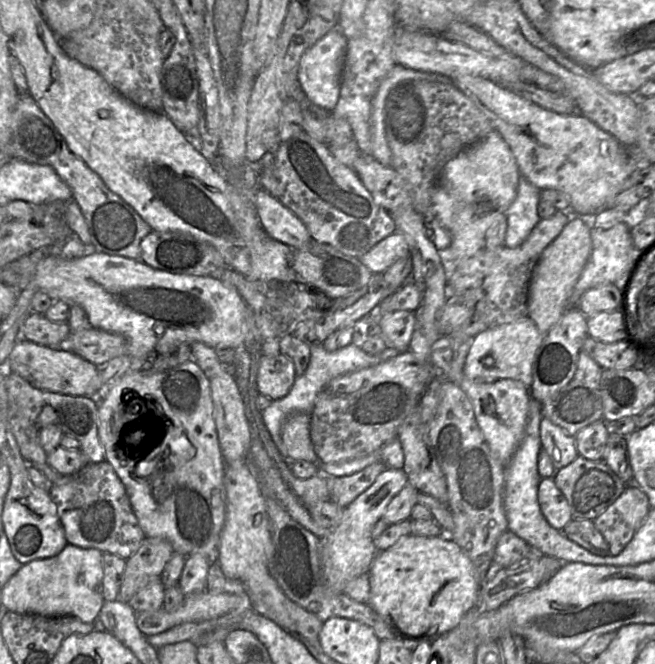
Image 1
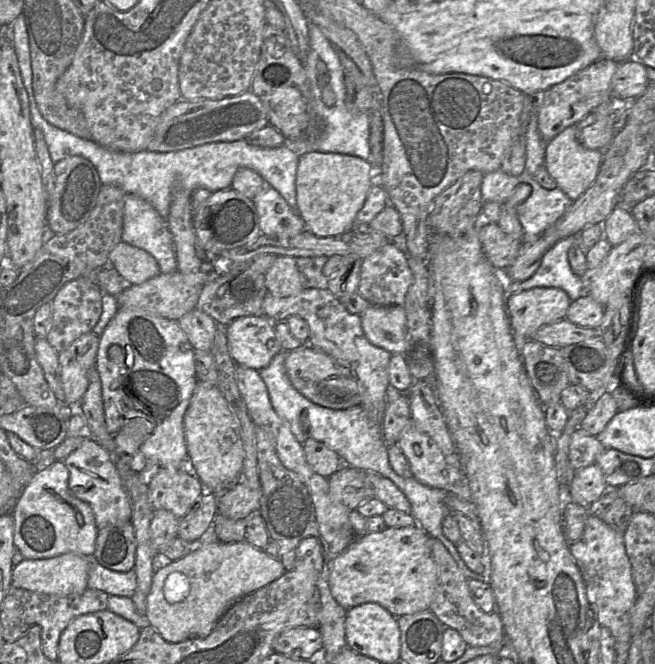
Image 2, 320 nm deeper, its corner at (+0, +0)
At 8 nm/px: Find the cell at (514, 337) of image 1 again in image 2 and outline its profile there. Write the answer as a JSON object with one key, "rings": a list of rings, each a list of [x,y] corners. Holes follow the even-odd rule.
{"rings":[[[535,287],[508,296],[506,309],[519,344],[532,339],[542,326],[566,318],[571,302],[567,293],[556,287]]]}

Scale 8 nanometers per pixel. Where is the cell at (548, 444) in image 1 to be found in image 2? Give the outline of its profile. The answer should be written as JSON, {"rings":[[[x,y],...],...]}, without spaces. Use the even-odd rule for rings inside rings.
{"rings":[[[579,427],[572,433],[569,444],[569,460],[577,471],[595,463],[606,448],[597,439]]]}

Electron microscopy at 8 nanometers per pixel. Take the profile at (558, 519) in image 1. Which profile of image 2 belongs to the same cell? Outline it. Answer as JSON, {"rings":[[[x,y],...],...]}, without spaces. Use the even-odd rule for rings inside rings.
{"rings":[[[593,463],[575,472],[567,489],[567,500],[587,508],[608,489],[601,469]]]}

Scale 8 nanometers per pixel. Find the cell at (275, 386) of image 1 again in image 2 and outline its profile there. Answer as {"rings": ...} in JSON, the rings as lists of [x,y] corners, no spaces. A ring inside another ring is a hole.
{"rings":[[[251,315],[226,326],[229,352],[236,365],[260,371],[270,364],[281,351],[274,325],[263,315]]]}

